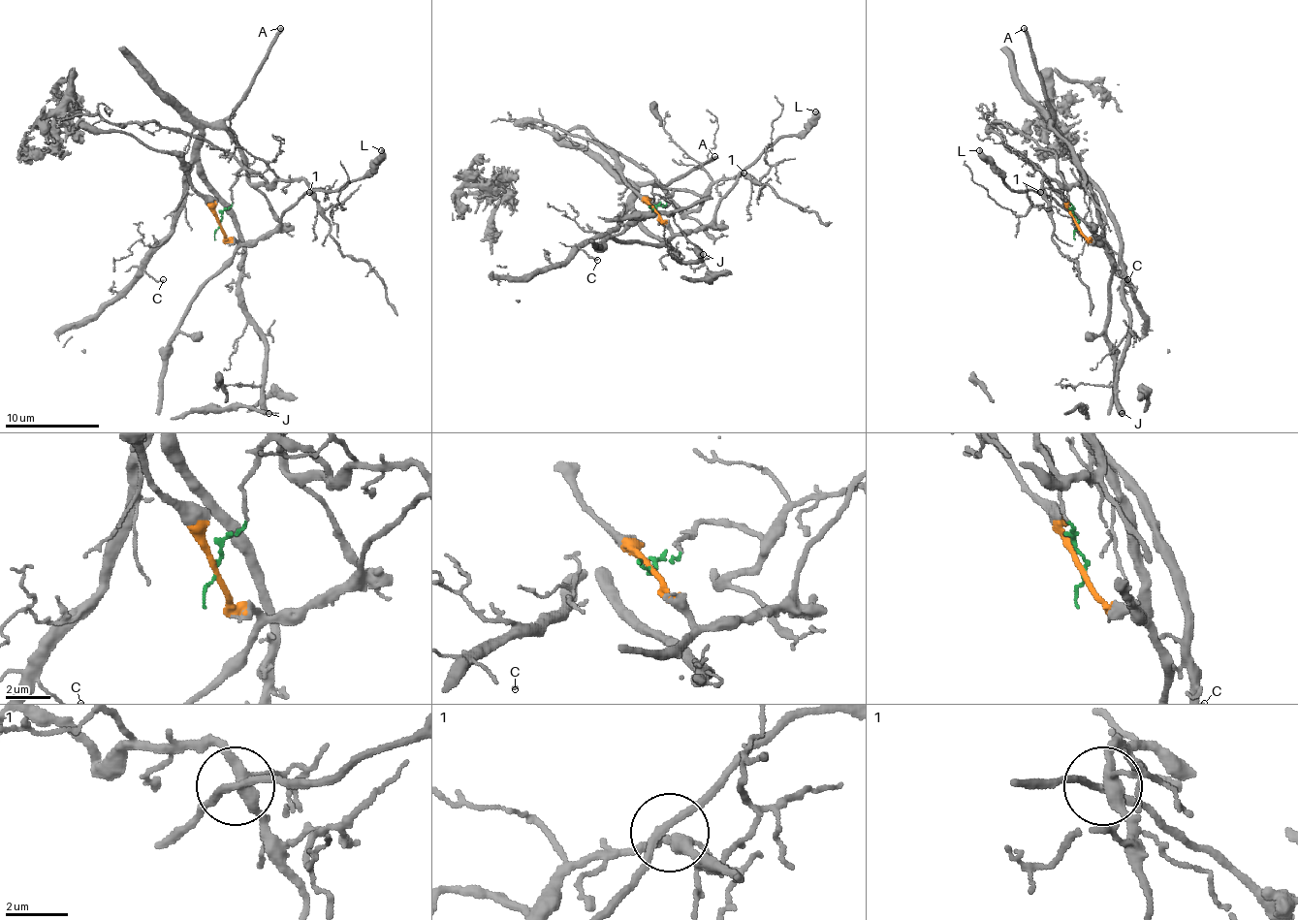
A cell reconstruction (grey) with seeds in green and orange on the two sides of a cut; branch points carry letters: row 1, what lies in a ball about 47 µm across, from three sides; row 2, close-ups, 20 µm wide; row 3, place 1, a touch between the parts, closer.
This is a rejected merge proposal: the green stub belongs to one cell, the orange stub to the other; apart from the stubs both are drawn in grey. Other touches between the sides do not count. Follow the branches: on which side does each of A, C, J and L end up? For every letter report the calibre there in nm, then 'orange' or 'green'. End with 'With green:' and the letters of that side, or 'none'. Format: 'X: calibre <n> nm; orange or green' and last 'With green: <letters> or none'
A: calibre 300 nm; green
C: calibre 140 nm; green
J: calibre 550 nm; green
L: calibre 460 nm; orange
With green: A, C, J

